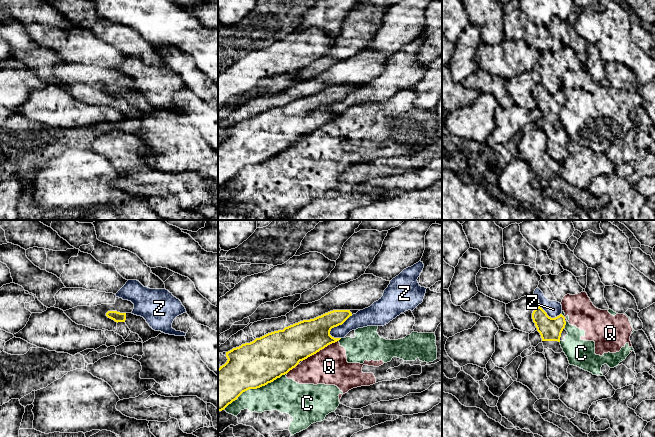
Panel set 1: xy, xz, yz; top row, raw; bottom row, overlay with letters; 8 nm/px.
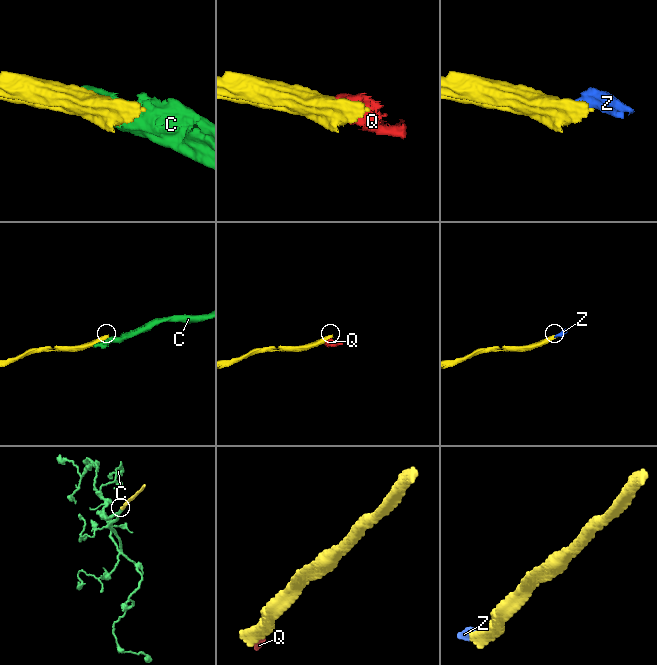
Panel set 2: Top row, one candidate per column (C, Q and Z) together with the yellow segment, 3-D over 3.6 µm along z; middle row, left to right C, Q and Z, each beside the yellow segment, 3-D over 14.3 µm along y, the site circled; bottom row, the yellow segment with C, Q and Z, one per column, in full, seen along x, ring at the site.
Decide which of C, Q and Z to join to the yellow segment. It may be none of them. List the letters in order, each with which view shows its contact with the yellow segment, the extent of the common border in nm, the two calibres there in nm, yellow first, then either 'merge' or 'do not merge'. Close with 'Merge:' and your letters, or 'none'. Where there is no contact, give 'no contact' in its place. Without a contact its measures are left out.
C: xz | 440 nm | 380/280 nm | do not merge
Q: xz | 340 nm | 300/300 nm | do not merge
Z: xz | 240 nm | 260/150 nm | do not merge
Merge: none

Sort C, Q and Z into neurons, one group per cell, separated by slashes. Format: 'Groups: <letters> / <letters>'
Groups: C Q / Z

